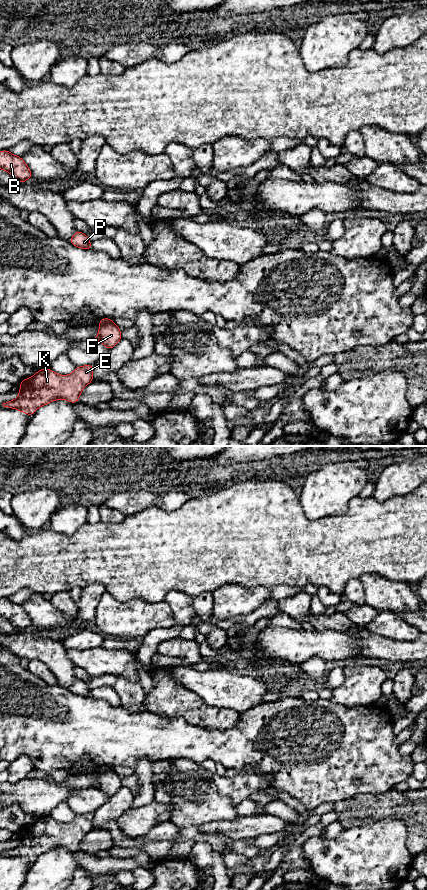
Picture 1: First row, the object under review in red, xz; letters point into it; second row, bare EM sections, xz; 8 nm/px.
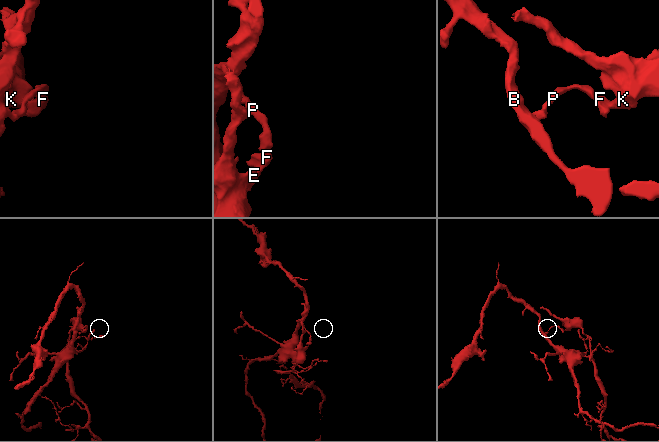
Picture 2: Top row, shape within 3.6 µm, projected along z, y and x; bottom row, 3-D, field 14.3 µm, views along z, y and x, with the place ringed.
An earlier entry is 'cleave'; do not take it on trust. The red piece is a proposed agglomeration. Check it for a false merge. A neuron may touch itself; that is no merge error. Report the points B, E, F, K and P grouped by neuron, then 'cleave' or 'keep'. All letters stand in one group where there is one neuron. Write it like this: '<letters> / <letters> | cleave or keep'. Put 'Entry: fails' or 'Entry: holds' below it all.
B P / E F K | cleave
Entry: holds

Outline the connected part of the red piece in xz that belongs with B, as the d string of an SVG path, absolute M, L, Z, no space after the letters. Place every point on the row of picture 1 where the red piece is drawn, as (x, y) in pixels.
M8 150L0 151L0 169L9 172L18 183L24 183L32 177L30 168L24 160Z

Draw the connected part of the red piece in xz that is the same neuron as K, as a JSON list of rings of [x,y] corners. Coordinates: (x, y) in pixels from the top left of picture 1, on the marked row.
[[[94,364],[76,367],[67,376],[59,375],[50,368],[39,369],[34,376],[23,379],[20,382],[19,395],[15,400],[3,403],[2,405],[32,416],[39,407],[58,399],[65,399],[68,402],[77,403],[84,387],[93,381],[93,366]]]

